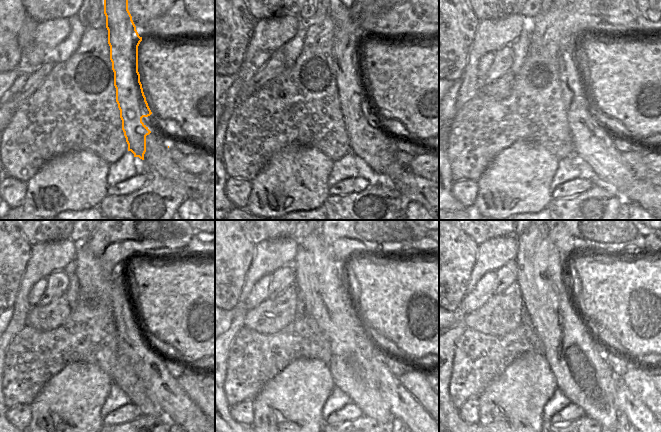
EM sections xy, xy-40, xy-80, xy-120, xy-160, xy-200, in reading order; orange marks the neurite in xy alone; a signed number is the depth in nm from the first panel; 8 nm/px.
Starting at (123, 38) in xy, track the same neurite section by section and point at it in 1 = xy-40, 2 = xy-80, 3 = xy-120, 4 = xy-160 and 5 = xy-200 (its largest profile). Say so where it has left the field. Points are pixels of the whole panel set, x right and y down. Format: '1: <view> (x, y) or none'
1: xy-40 (372, 145)
2: xy-80 (592, 143)
3: xy-120 (163, 390)
4: xy-160 (402, 405)
5: xy-200 (638, 414)

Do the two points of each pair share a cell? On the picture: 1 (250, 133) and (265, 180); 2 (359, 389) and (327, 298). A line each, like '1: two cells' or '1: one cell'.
1: two cells
2: one cell

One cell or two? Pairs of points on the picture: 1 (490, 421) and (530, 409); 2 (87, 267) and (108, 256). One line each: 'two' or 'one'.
1: one
2: two

